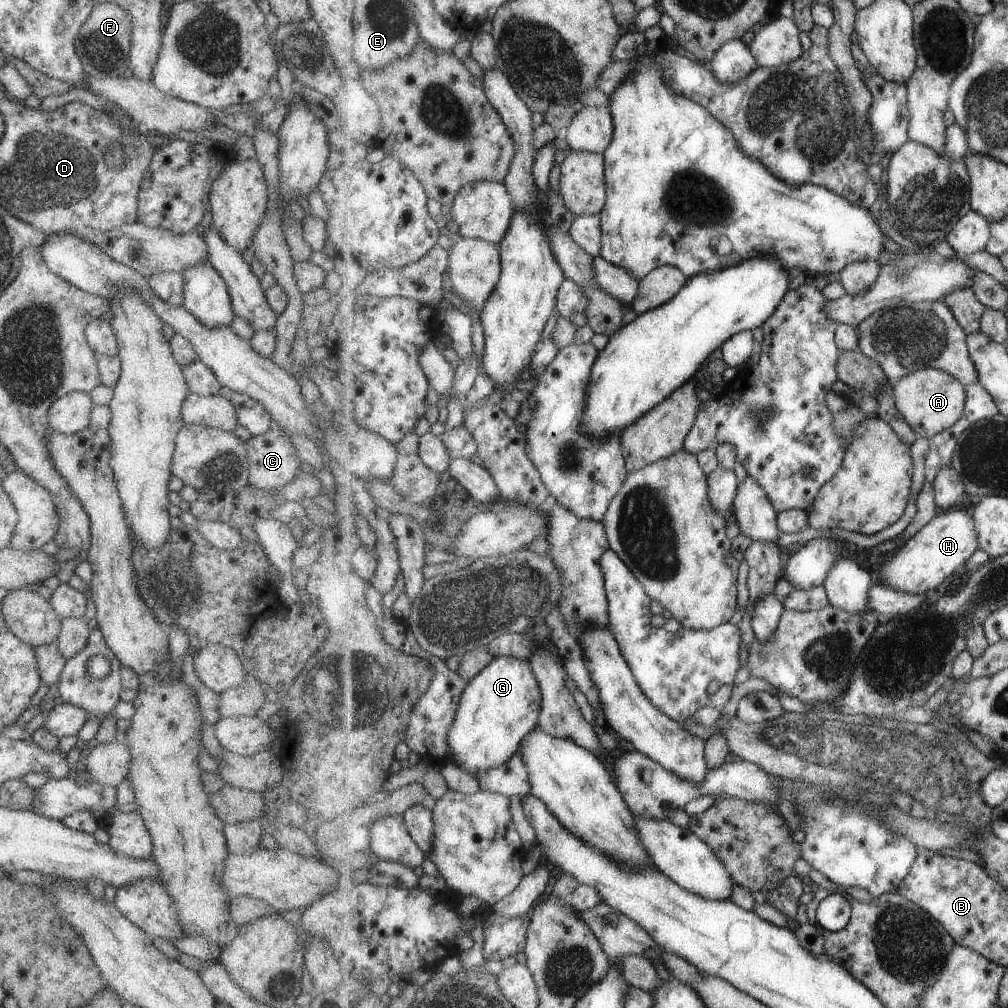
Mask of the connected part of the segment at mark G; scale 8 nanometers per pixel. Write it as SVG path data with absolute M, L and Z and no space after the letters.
M497 656L469 681L463 693L459 712L447 734L455 763L475 778L487 770L499 768L513 758L523 739L538 724L543 696L540 682L529 660L513 656Z

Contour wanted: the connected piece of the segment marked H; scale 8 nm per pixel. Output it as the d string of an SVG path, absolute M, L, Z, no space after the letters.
M953 508L935 515L903 546L894 553L886 554L880 568L873 571L881 584L905 594L920 595L939 588L977 549L979 534L972 511L970 508Z

